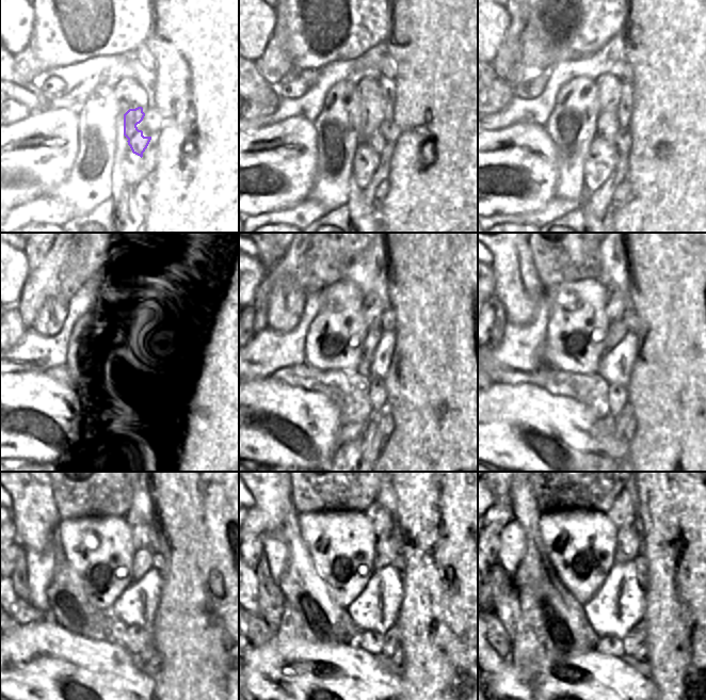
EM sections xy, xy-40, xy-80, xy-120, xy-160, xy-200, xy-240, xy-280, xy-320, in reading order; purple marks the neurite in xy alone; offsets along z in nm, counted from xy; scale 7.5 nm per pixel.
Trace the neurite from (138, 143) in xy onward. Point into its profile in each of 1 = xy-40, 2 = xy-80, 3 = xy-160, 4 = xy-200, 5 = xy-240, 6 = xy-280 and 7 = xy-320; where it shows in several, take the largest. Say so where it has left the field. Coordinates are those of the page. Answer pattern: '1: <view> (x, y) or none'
1: xy-40 (370, 120)
2: xy-80 (607, 123)
3: xy-160 (373, 336)
4: xy-200 (616, 330)
5: xy-240 (142, 562)
6: xy-280 (385, 550)
7: xy-320 (628, 547)

